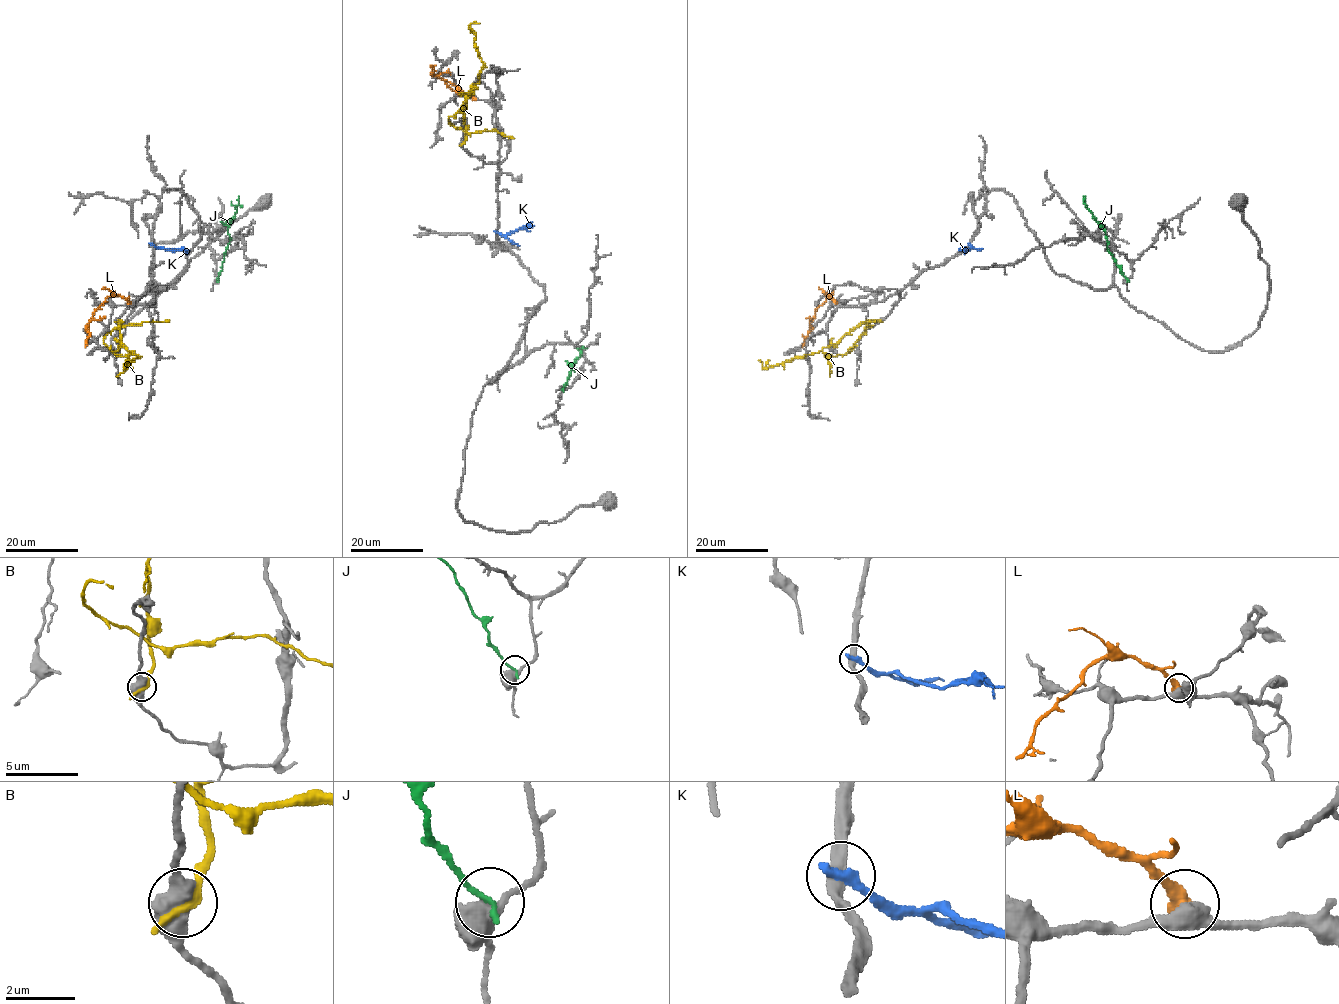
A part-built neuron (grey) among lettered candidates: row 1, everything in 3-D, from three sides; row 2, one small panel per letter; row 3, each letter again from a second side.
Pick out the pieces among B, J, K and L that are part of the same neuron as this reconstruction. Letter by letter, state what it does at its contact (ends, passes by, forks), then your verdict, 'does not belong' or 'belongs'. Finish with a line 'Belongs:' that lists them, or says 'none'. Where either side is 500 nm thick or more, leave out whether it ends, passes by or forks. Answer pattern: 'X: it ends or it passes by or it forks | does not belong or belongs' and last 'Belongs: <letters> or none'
B: does not belong
J: it ends | does not belong
K: it ends | does not belong
L: it ends | does not belong
Belongs: none

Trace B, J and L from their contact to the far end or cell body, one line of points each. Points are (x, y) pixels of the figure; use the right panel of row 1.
B: (880, 321), (865, 321), (822, 350), (831, 355), (845, 355), (869, 326), (867, 321), (875, 320)
J: (1127, 279), (1107, 248), (1104, 229), (1084, 204), (1083, 195)
L: (835, 303), (829, 295), (814, 311), (811, 330), (802, 347)

